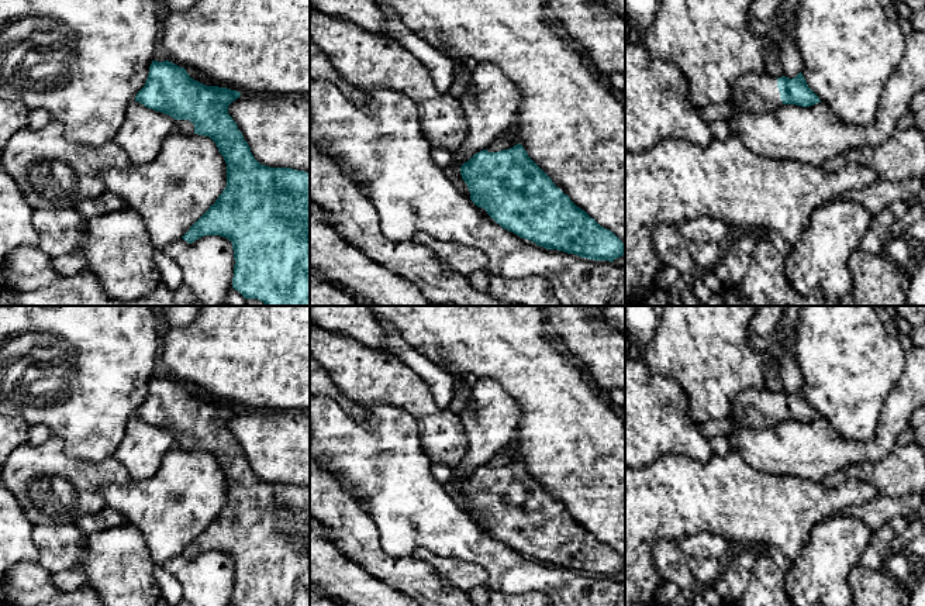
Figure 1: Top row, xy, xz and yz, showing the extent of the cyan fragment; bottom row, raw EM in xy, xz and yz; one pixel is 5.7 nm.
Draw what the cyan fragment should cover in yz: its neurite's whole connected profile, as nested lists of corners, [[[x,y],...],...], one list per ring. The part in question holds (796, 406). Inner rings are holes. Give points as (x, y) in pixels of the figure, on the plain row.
[[[801,388],[793,395],[748,389],[734,397],[731,419],[752,428],[772,428],[781,420],[810,423],[821,416],[808,403]]]

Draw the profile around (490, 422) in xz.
[[[477,378],[472,402],[460,413],[460,421],[467,440],[467,451],[452,468],[452,478],[443,483],[458,505],[470,513],[462,495],[460,482],[474,469],[487,465],[504,447],[517,441],[521,409],[518,403],[493,379]]]

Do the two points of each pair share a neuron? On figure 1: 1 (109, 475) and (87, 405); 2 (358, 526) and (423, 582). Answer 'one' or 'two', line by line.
1: two
2: one

